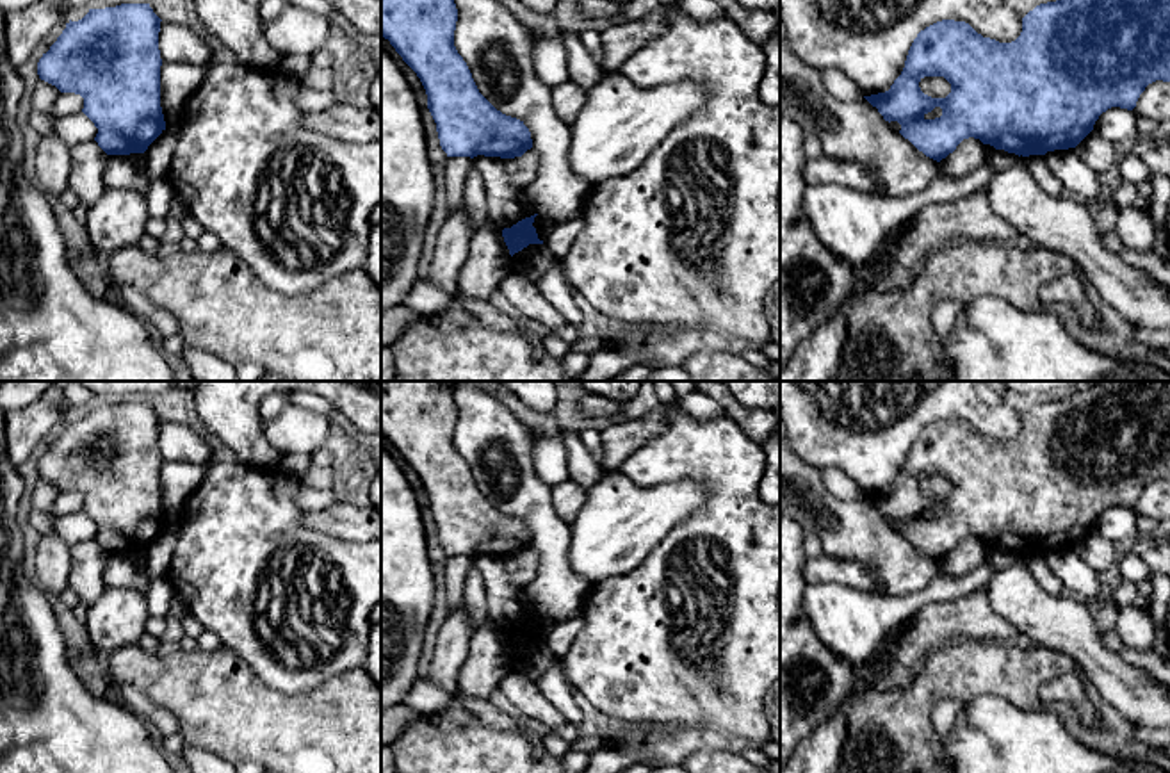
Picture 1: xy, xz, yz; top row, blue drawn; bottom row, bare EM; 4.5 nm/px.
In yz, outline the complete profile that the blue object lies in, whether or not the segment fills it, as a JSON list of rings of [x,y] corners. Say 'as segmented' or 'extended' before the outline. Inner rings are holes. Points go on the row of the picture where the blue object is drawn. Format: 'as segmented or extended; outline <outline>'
as segmented; outline [[[1056,0],[1040,4],[1029,11],[1022,18],[1020,36],[1012,43],[999,43],[995,39],[983,37],[965,21],[942,20],[926,27],[914,39],[905,68],[890,89],[864,98],[878,109],[885,121],[898,121],[901,125],[899,134],[919,151],[937,162],[953,153],[956,146],[969,137],[979,139],[983,144],[990,144],[995,150],[1004,150],[1019,157],[1029,157],[1045,155],[1054,150],[1076,148],[1093,130],[1093,125],[1102,112],[1111,107],[1133,110],[1145,87],[1156,80],[1170,82],[1170,0]],[[924,77],[944,77],[951,84],[951,93],[946,98],[931,98],[924,94],[919,87],[919,82]]]

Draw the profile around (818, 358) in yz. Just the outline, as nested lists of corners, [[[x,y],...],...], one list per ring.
[[[896,226],[880,242],[876,255],[883,256],[882,264],[857,267],[853,287],[844,303],[794,349],[789,363],[780,370],[780,381],[835,381],[848,337],[846,306],[889,274],[894,262],[892,249],[899,237],[901,228]]]

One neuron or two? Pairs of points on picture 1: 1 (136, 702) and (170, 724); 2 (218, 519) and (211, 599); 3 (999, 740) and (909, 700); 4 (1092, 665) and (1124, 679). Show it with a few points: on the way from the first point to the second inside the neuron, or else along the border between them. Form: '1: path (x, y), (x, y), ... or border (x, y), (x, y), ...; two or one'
1: path (145, 707), (161, 718); one
2: path (218, 538), (218, 579); one
3: border (1005, 699), (978, 695), (964, 704); two
4: path (1099, 665), (1117, 679); one

